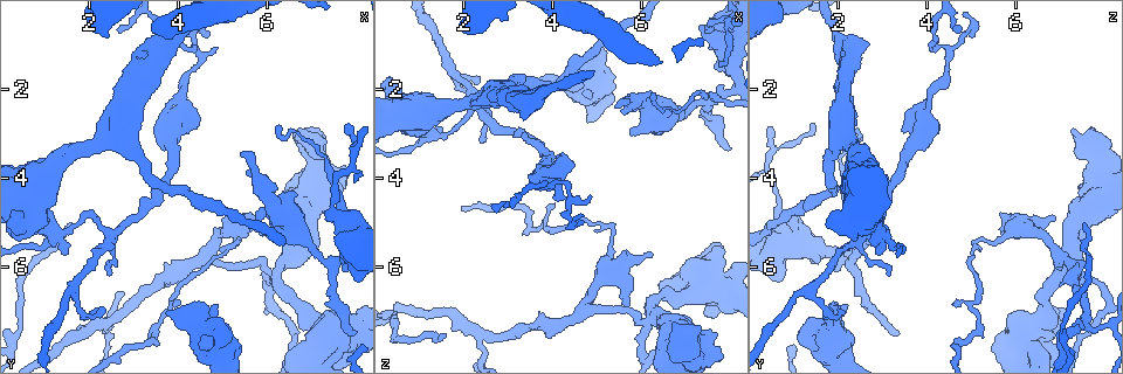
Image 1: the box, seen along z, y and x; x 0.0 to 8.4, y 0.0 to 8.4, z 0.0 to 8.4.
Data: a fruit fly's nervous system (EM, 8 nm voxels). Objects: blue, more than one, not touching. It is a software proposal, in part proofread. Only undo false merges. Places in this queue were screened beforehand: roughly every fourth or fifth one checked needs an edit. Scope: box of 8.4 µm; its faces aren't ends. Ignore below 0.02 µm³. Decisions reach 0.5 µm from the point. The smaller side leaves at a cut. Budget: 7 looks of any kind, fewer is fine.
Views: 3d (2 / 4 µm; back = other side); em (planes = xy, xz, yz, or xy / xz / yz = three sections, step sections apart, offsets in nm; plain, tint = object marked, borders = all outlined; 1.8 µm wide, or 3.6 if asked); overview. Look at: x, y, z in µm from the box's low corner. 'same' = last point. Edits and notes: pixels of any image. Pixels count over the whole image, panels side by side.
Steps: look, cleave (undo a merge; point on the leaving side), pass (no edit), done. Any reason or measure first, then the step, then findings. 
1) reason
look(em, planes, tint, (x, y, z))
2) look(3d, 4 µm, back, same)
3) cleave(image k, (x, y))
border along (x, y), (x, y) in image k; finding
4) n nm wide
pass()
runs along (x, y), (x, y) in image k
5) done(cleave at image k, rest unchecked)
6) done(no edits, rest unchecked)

calibre changes
look(em, xy, step 16, tint, (7.50, 4.85, 0.75))

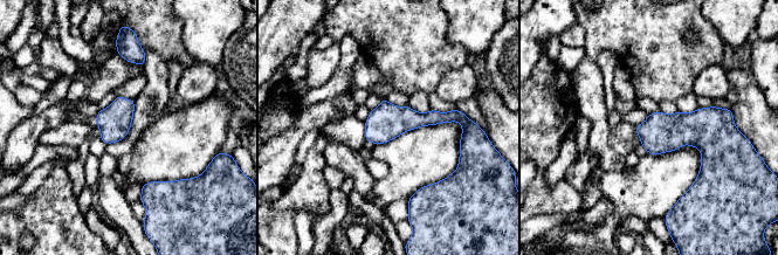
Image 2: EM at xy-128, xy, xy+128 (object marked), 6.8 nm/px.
look(em, planes, tint, same)

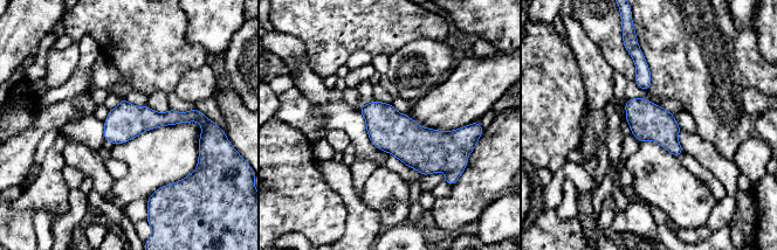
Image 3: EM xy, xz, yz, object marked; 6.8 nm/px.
240 nm wide
pass()
runs along (197, 113), (129, 120), (107, 137) in image 3; continuous, no second neuron

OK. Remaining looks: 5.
arms part here
look(em, 3.6 µm, planes, tint, (7.55, 7.40, 6.55))

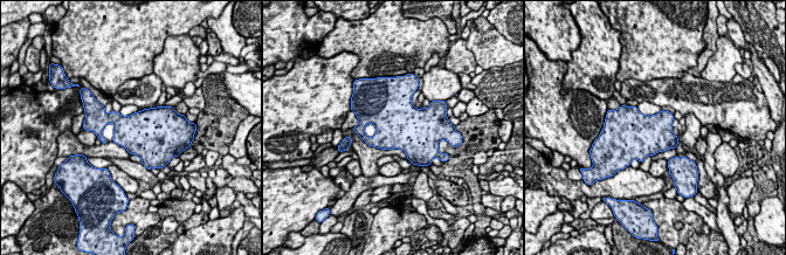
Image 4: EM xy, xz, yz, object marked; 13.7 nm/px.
pass()
one neuron here

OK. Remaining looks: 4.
look(em, yz, step 4, tint, (4.05, 2.00, 4.20))

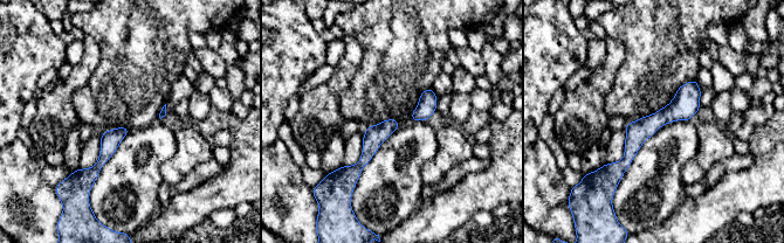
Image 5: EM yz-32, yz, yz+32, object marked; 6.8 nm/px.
look(em, planes, tint, same)

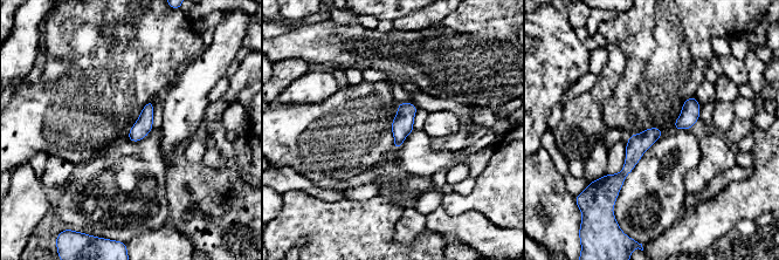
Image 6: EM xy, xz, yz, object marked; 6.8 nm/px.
pass()
one neuron here

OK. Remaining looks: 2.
done(no edits, rest unchecked)

